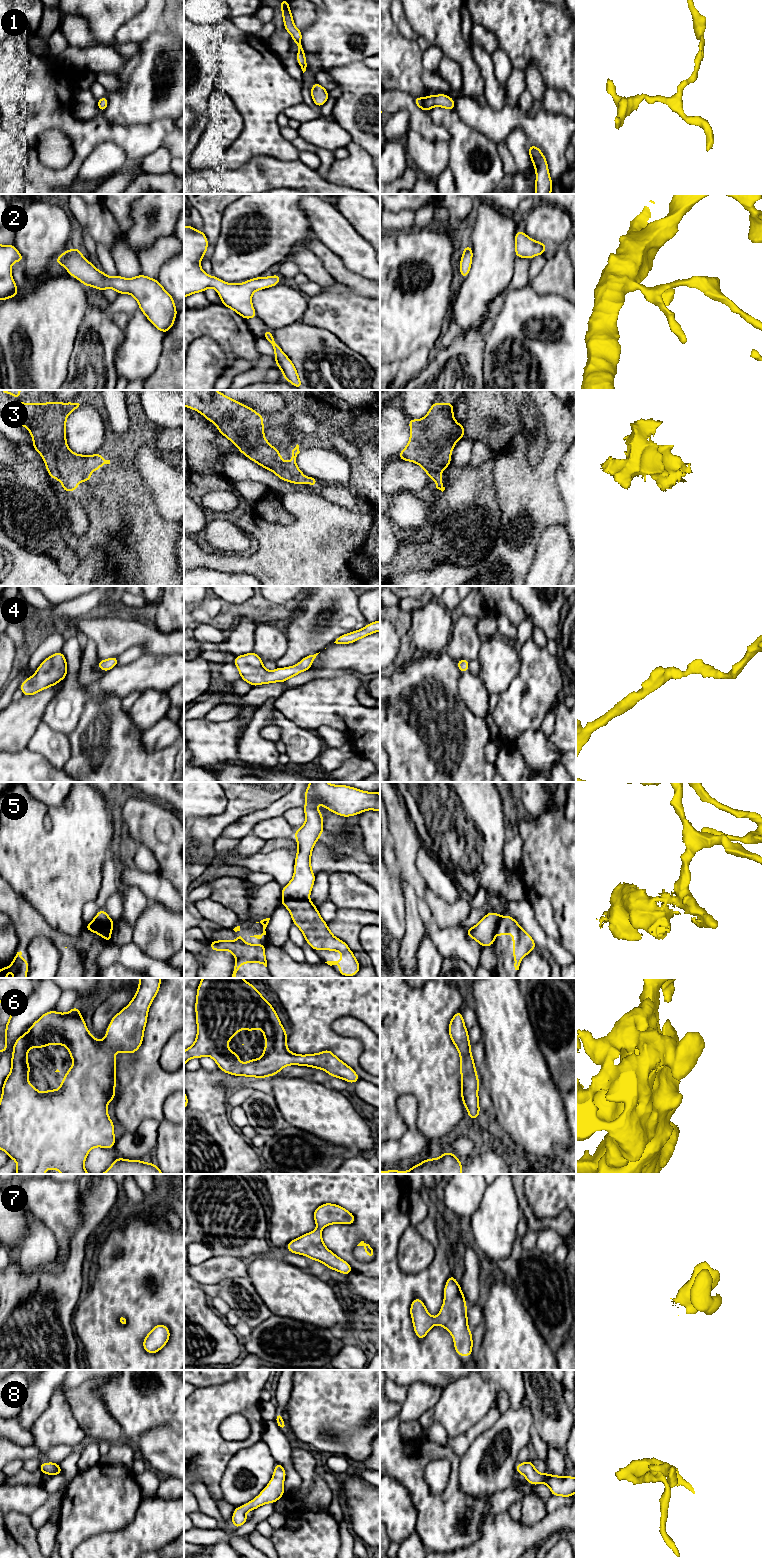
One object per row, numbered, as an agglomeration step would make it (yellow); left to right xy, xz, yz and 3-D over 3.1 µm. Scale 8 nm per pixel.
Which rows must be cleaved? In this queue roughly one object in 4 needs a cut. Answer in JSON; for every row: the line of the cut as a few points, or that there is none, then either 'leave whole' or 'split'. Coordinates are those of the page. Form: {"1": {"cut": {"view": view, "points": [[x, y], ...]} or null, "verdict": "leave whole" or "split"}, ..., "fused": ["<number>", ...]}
{"1": {"cut": null, "verdict": "leave whole"}, "2": {"cut": null, "verdict": "leave whole"}, "3": {"cut": null, "verdict": "leave whole"}, "4": {"cut": null, "verdict": "leave whole"}, "5": {"cut": {"view": "xz", "points": [[282, 897], [308, 899]]}, "verdict": "split"}, "6": {"cut": null, "verdict": "leave whole"}, "7": {"cut": null, "verdict": "leave whole"}, "8": {"cut": null, "verdict": "leave whole"}, "fused": ["5"]}

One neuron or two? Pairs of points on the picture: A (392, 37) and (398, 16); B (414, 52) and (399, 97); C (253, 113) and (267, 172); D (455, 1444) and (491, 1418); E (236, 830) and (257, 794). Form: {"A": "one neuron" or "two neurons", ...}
{"A": "two neurons", "B": "two neurons", "C": "two neurons", "D": "one neuron", "E": "two neurons"}

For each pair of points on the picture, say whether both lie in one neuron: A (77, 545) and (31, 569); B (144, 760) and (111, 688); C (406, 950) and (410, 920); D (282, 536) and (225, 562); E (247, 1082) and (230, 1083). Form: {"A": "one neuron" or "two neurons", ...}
{"A": "two neurons", "B": "two neurons", "C": "one neuron", "D": "one neuron", "E": "one neuron"}

